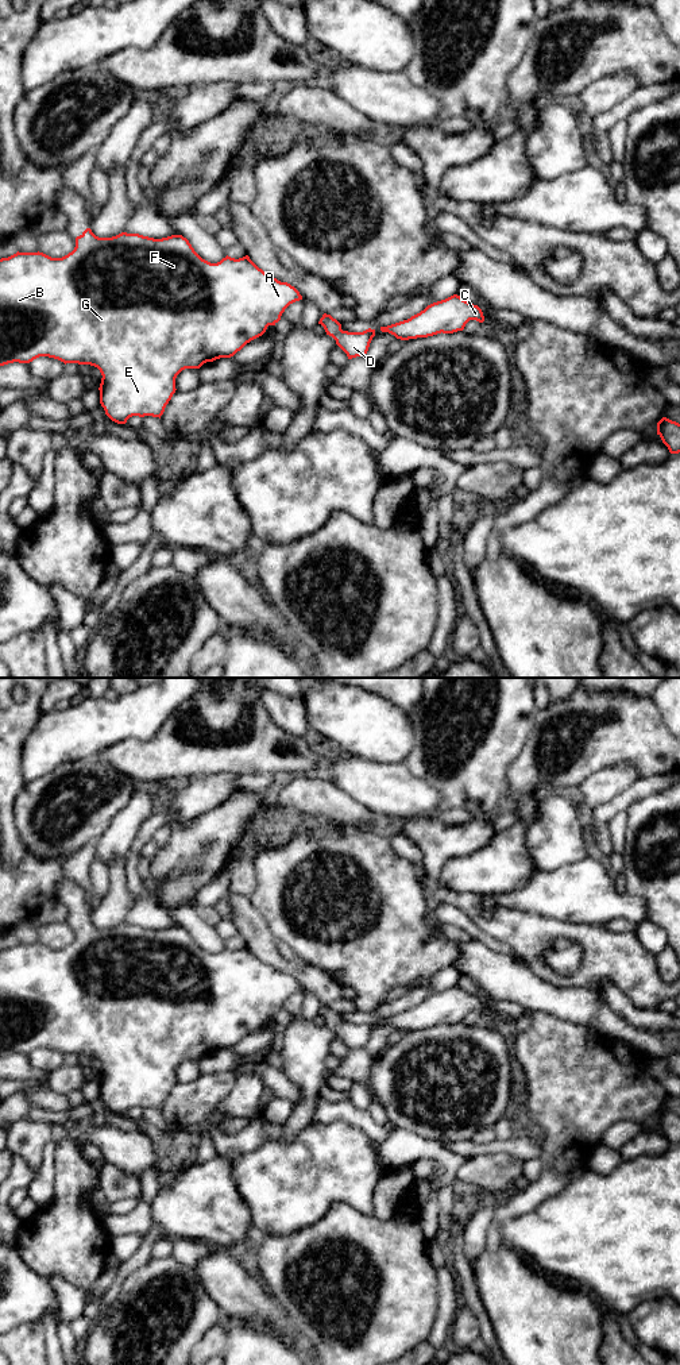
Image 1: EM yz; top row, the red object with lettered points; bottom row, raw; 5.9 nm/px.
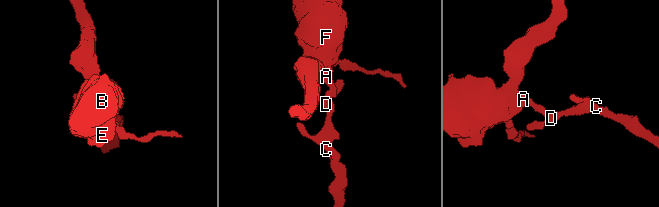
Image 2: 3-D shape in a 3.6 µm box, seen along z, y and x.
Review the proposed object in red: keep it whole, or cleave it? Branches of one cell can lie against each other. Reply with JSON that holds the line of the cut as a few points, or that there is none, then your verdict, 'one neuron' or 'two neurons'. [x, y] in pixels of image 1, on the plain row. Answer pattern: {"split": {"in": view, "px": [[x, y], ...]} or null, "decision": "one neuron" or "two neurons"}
{"split": null, "decision": "one neuron"}

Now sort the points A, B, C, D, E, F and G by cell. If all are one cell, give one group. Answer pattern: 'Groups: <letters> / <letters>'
Groups: A B C D E F G

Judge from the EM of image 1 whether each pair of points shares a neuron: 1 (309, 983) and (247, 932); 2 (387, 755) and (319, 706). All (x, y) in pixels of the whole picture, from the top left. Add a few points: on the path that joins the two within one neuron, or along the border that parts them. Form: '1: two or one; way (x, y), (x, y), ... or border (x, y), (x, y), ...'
1: one; way (294, 968), (282, 966), (262, 945)
2: one; way (370, 737), (350, 717), (336, 710)

